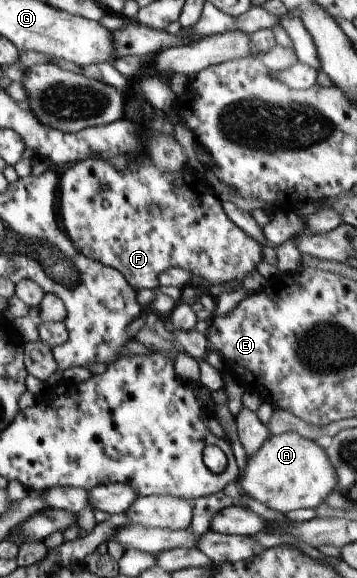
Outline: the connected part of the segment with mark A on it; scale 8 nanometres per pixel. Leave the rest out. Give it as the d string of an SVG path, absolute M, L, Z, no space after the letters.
M284 432L271 435L256 453L247 456L246 467L240 473L240 477L237 477L236 485L239 491L248 497L256 499L272 510L286 514L293 509L315 508L324 503L328 495L336 489L338 475L336 475L336 469L332 467L332 462L328 459L326 450L319 447L314 440L306 439L297 432Z

